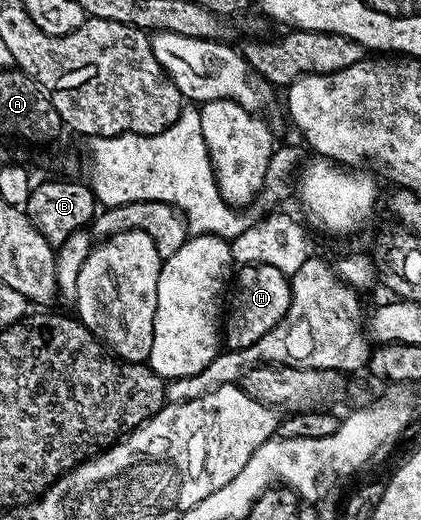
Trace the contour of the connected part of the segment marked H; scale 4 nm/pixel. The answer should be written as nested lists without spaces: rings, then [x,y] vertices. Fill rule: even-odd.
[[[243,263],[235,273],[232,284],[234,298],[224,320],[224,344],[229,350],[253,346],[286,316],[292,303],[292,284],[289,275],[270,265]]]

